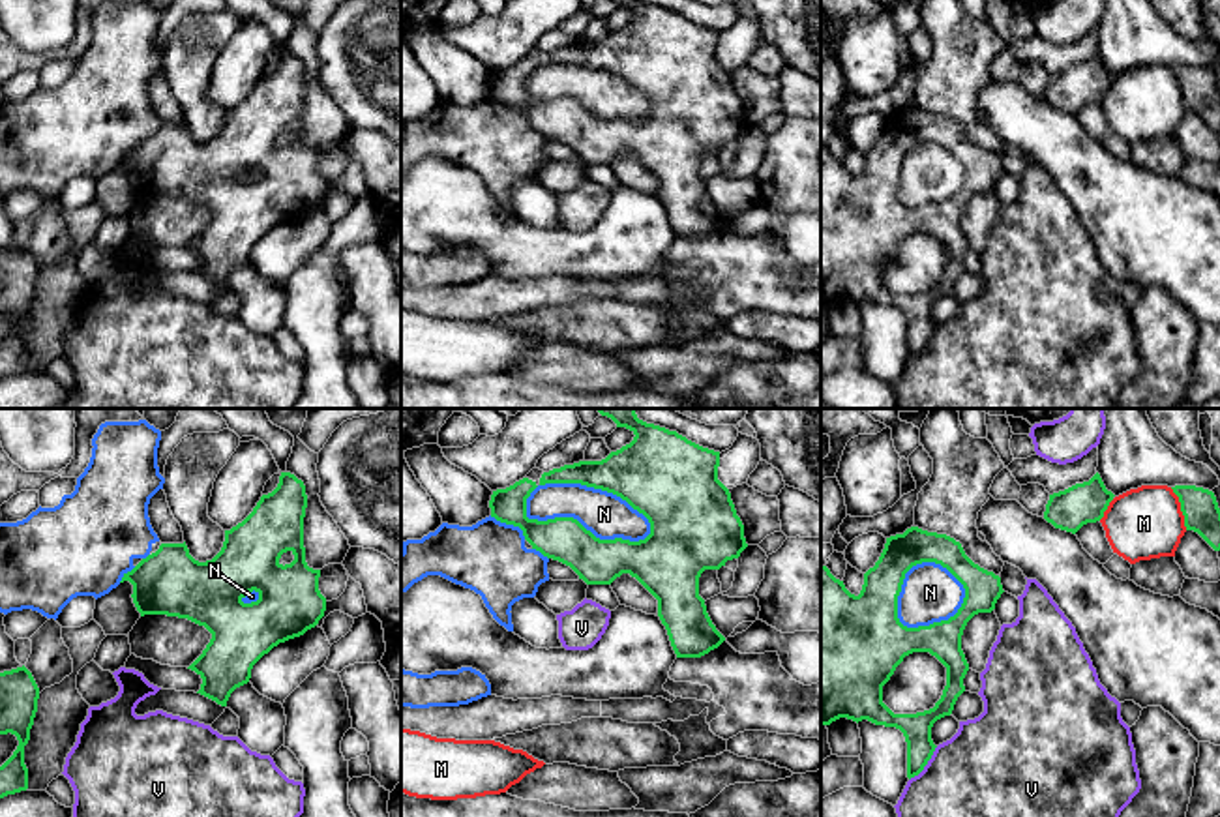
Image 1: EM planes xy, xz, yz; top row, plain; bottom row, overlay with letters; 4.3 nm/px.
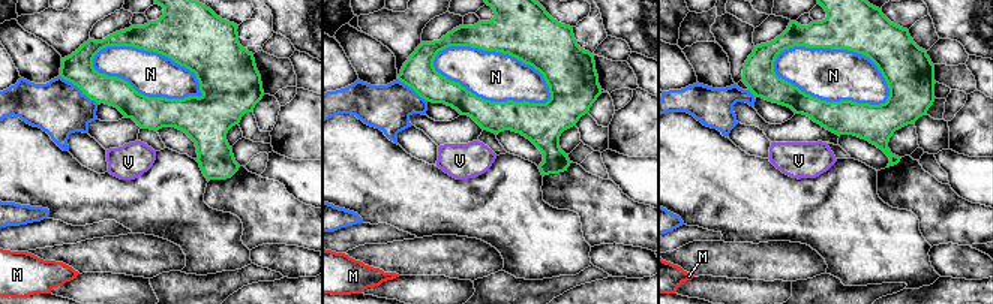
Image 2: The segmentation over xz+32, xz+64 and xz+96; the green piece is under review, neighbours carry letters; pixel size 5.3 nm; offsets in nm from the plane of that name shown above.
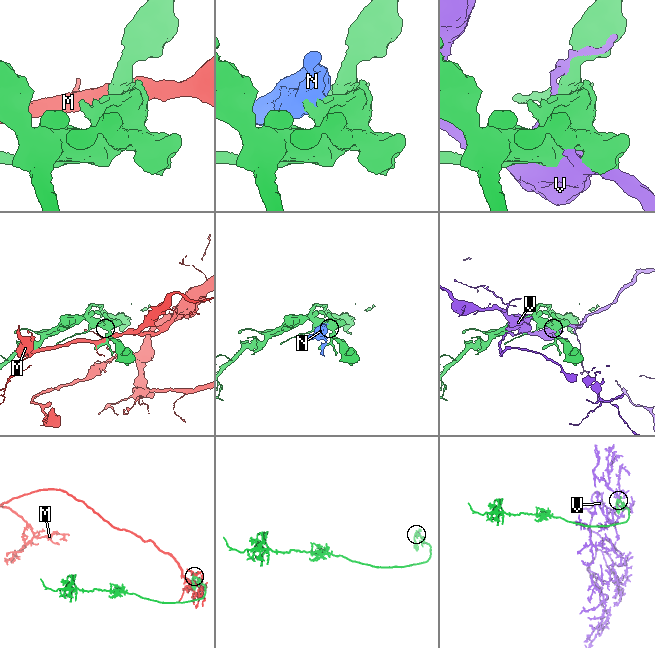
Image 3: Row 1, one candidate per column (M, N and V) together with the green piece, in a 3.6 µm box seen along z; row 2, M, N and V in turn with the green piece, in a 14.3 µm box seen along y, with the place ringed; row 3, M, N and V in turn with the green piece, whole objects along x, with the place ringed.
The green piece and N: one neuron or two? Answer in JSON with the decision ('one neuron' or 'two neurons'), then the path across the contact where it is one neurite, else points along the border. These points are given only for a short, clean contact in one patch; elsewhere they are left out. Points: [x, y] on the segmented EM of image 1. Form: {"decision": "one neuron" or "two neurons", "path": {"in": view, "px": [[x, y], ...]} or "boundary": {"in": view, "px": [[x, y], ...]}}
{"decision": "two neurons"}

